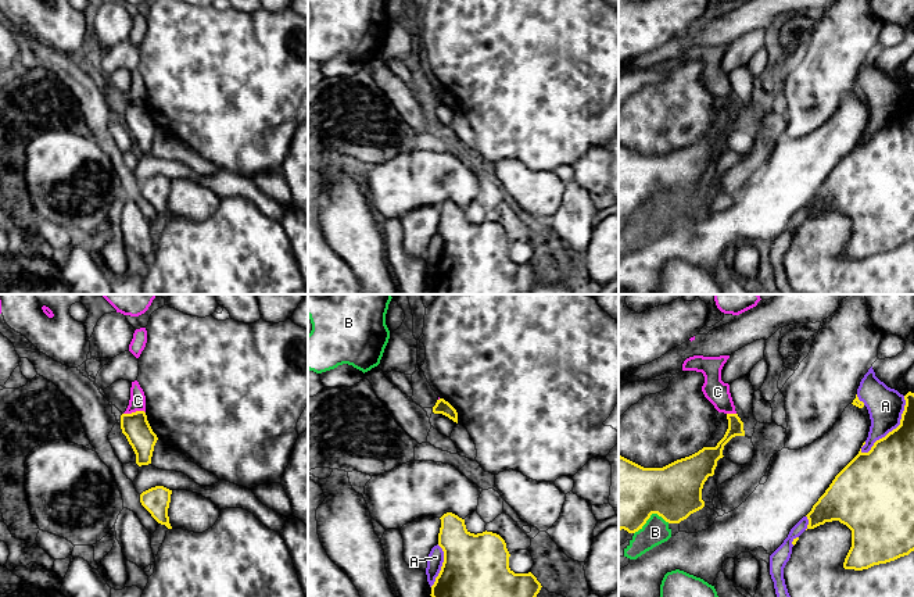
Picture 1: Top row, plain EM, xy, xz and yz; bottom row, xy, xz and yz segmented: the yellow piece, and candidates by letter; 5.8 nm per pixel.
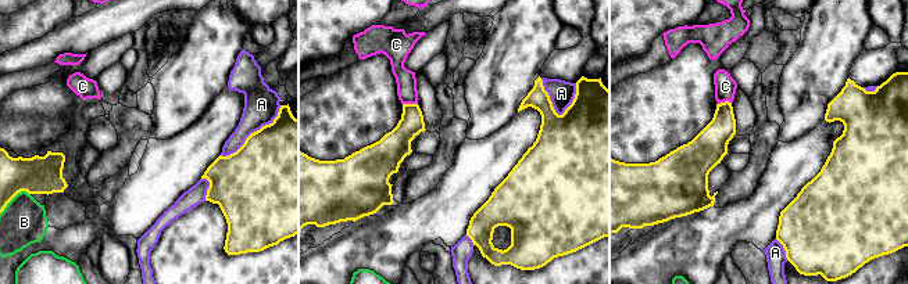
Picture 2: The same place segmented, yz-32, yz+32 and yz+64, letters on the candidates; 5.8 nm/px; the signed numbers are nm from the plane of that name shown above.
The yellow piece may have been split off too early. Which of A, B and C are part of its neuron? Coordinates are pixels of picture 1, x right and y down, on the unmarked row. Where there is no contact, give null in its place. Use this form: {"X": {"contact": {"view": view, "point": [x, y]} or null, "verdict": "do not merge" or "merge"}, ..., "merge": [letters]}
{"A": {"contact": {"view": "yz", "point": [893, 118]}, "verdict": "do not merge"}, "B": {"contact": {"view": "yz", "point": [651, 203]}, "verdict": "do not merge"}, "C": {"contact": {"view": "xy", "point": [133, 102]}, "verdict": "do not merge"}, "merge": []}

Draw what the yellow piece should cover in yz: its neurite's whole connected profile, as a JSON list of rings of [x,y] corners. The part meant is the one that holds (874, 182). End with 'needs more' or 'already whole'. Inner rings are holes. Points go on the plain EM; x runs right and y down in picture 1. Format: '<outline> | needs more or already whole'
[[[908,81],[904,89],[900,114],[877,129],[868,142],[863,142],[860,137],[859,143],[835,165],[806,204],[809,208],[807,218],[839,210],[852,219],[852,236],[843,251],[845,258],[868,258],[914,240],[914,82]]] | already whole

